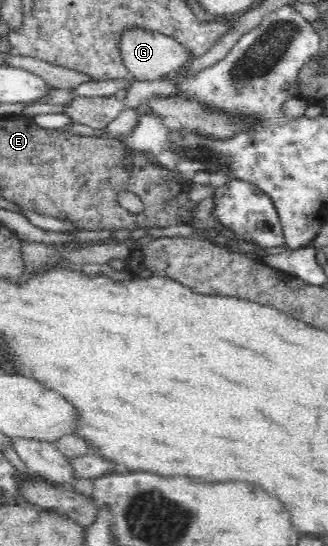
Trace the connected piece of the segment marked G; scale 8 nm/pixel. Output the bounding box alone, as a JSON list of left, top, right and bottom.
[118,27,191,81]

